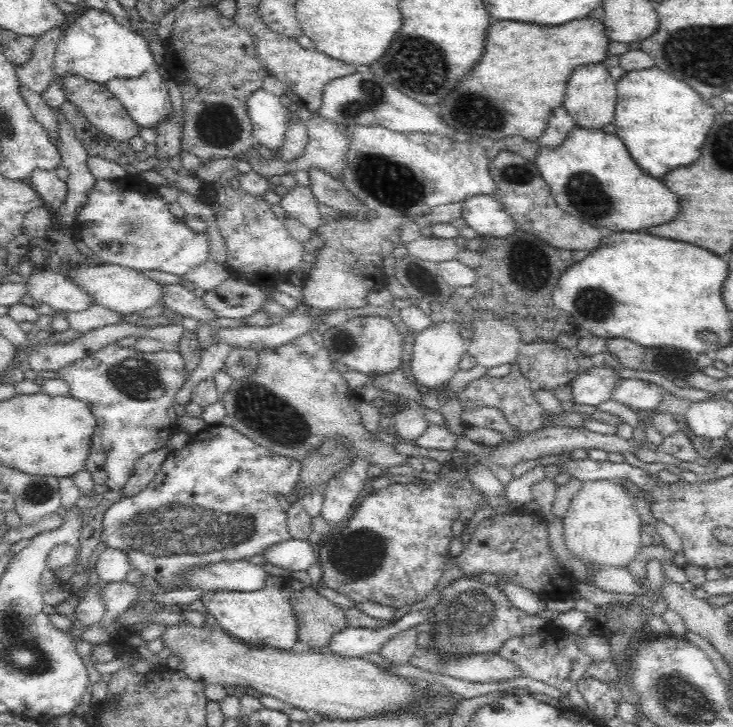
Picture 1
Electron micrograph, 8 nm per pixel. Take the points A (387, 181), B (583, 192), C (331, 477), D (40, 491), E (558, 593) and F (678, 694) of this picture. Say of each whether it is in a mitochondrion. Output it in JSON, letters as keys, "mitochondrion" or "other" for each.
{"A":"mitochondrion","B":"mitochondrion","C":"other","D":"mitochondrion","E":"other","F":"mitochondrion"}

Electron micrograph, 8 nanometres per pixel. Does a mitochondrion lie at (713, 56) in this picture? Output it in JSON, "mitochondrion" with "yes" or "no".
{"mitochondrion":"yes"}

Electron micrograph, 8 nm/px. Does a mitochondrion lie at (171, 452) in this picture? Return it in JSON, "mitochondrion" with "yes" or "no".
{"mitochondrion":"no"}

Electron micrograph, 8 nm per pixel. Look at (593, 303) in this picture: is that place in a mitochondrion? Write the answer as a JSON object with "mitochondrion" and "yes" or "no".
{"mitochondrion":"yes"}

